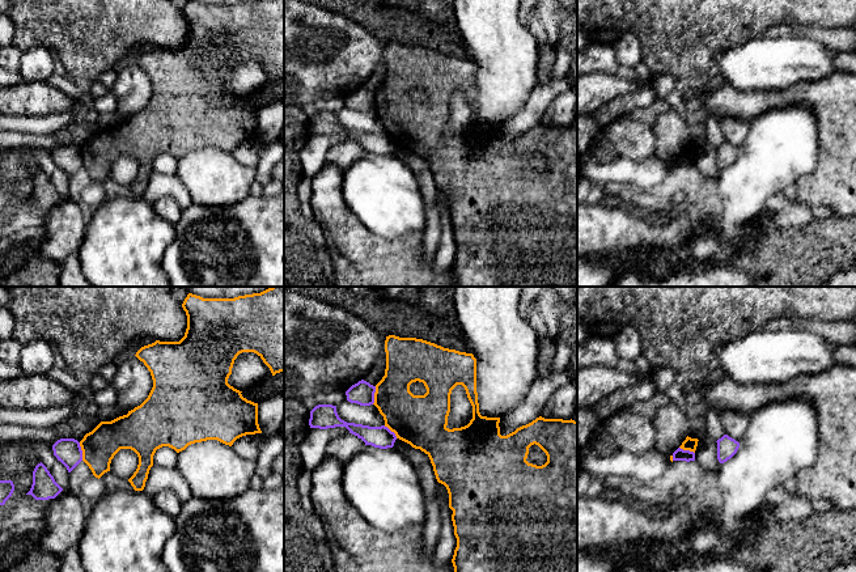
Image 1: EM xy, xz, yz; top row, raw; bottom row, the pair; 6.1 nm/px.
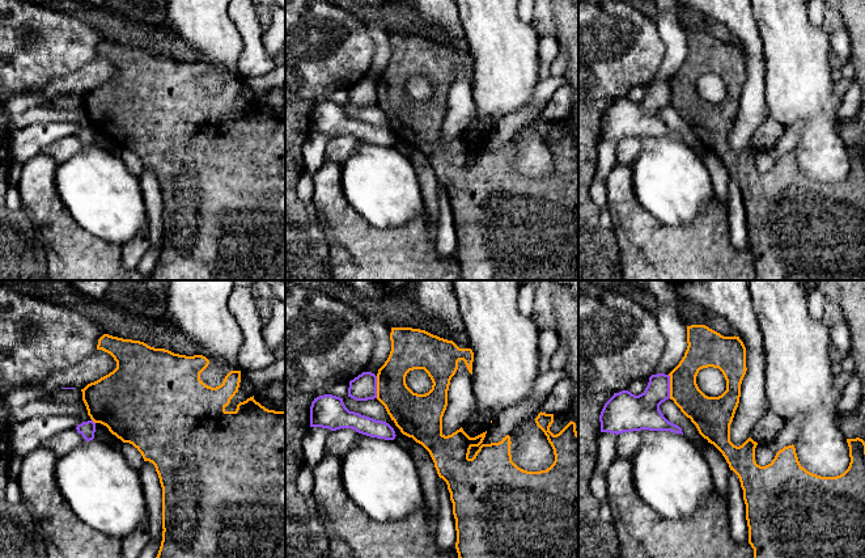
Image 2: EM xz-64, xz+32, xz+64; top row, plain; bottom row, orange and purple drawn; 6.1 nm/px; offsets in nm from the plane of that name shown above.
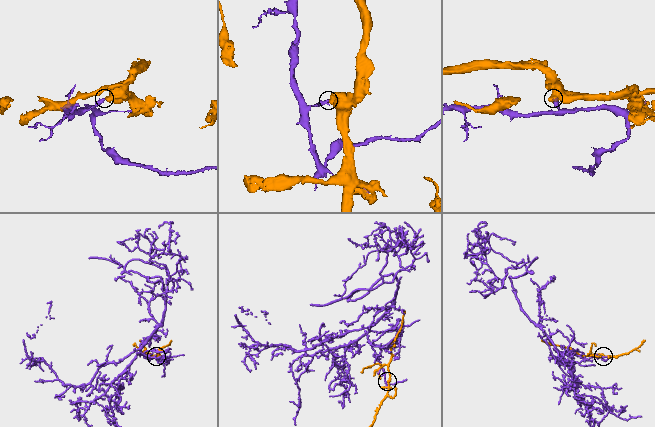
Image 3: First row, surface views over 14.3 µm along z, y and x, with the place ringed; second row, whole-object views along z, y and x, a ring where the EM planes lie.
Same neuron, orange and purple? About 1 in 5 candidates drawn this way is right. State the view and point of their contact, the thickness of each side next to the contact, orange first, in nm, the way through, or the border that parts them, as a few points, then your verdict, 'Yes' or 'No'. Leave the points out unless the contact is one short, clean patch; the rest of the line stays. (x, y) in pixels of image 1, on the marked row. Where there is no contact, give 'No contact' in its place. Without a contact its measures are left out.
Touches orange at xy (83, 452). Thickness 220 nm (orange) against 160 nm. No

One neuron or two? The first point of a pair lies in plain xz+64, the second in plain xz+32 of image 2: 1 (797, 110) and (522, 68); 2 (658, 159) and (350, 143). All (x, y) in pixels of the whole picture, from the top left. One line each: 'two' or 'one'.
1: one
2: two

